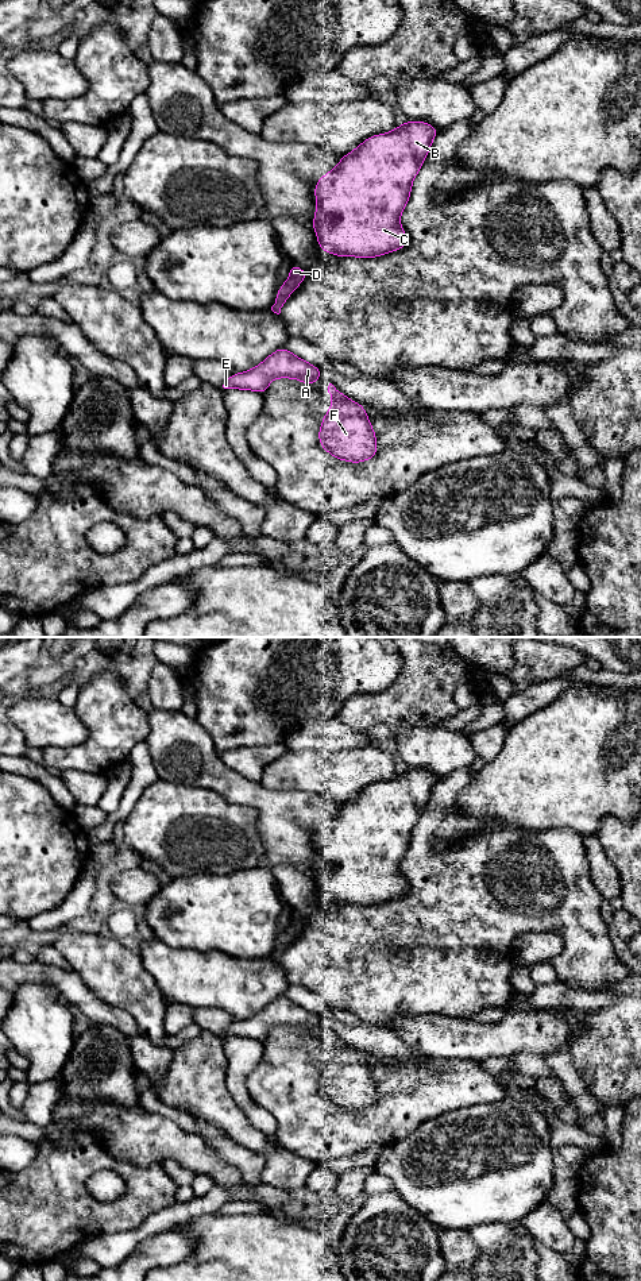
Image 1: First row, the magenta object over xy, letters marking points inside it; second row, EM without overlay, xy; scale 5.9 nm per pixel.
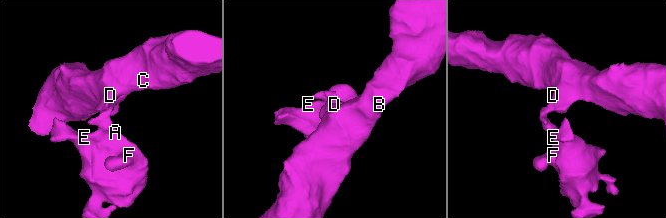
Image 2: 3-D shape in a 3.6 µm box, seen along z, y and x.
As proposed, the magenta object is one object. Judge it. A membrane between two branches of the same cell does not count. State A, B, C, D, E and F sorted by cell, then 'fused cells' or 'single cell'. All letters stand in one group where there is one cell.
groups A E F / B C D; fused cells

